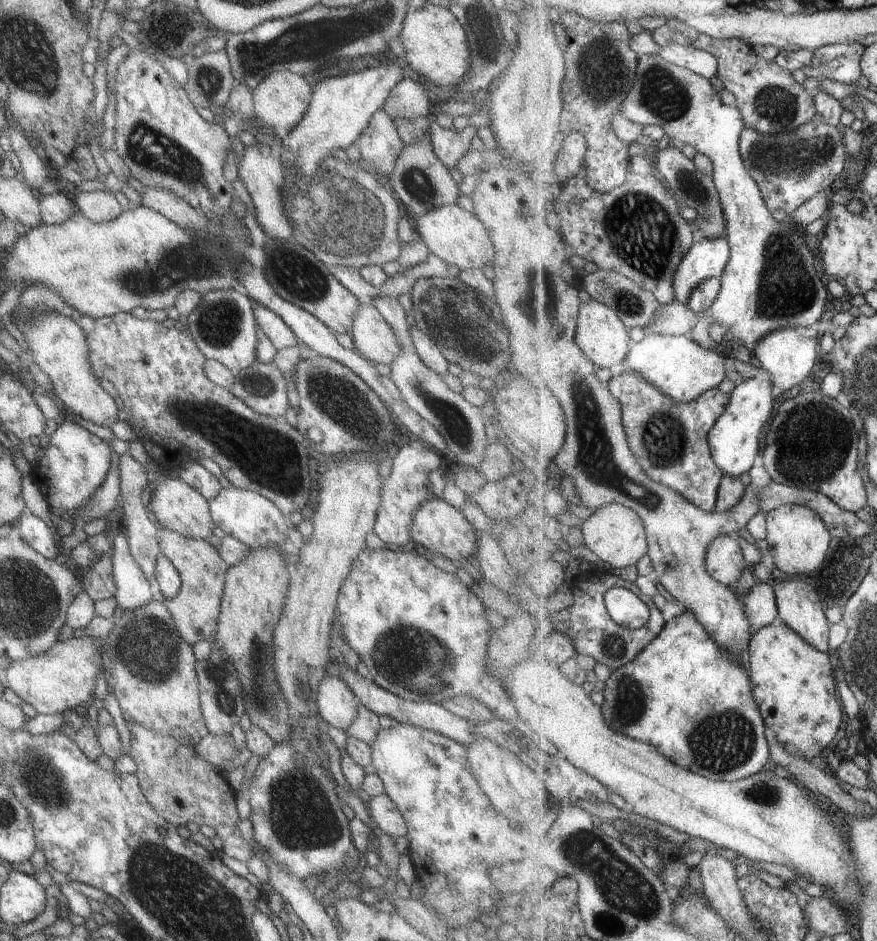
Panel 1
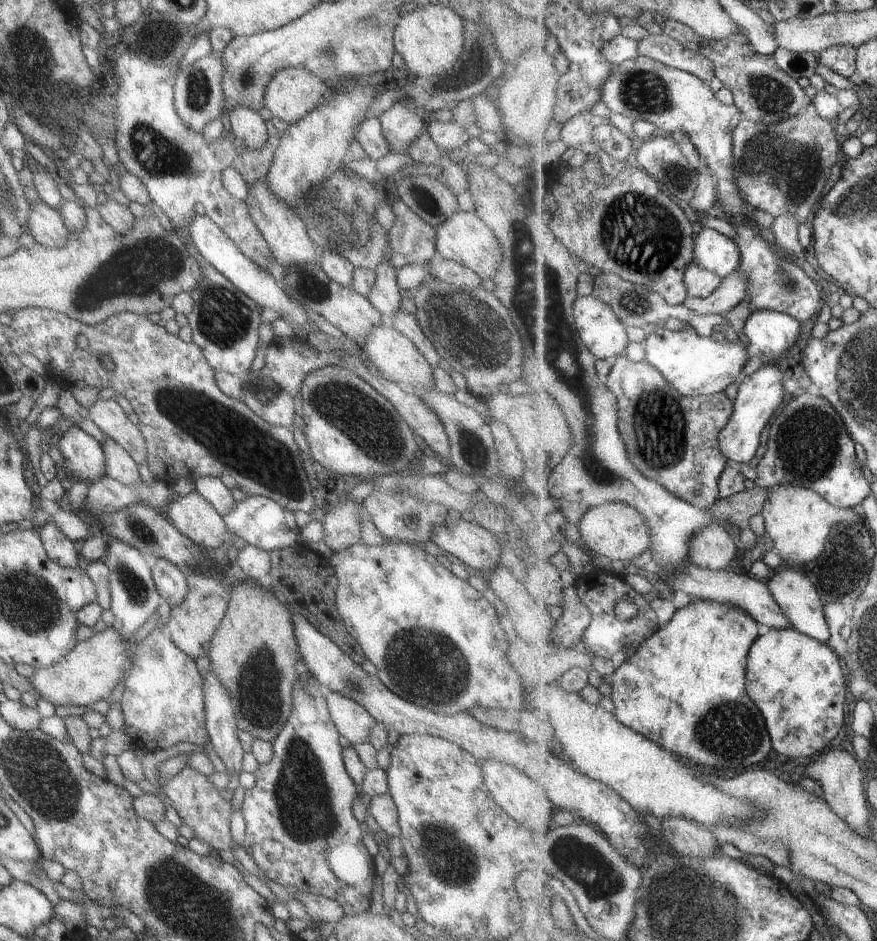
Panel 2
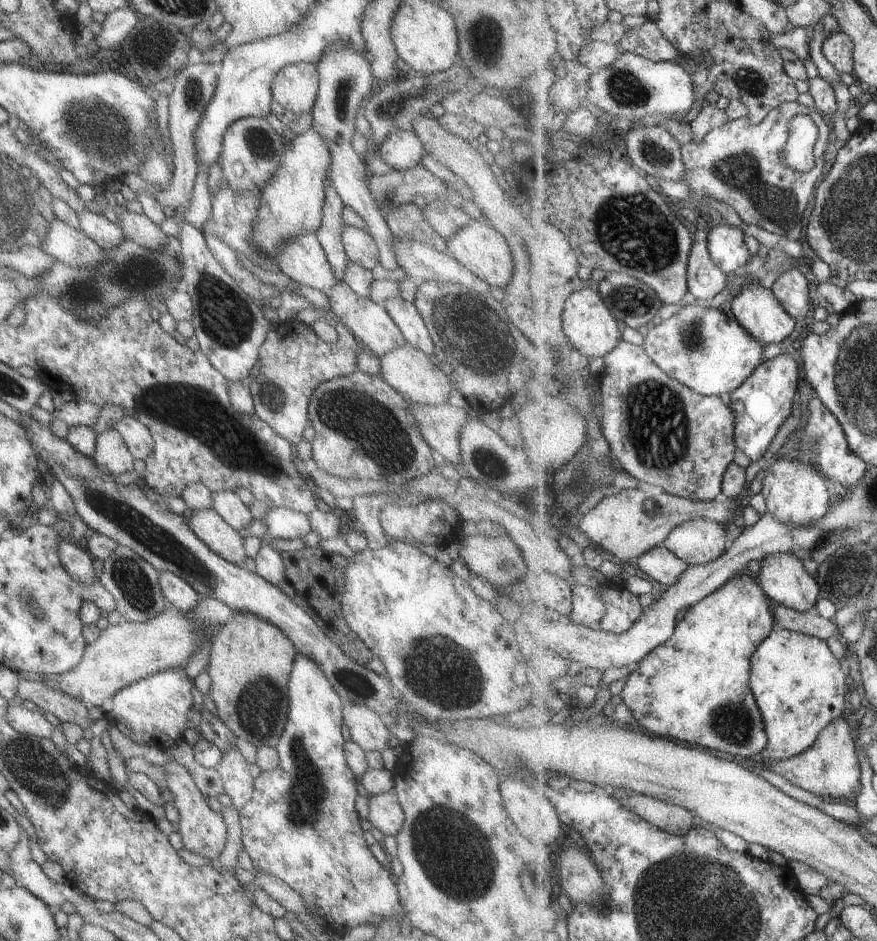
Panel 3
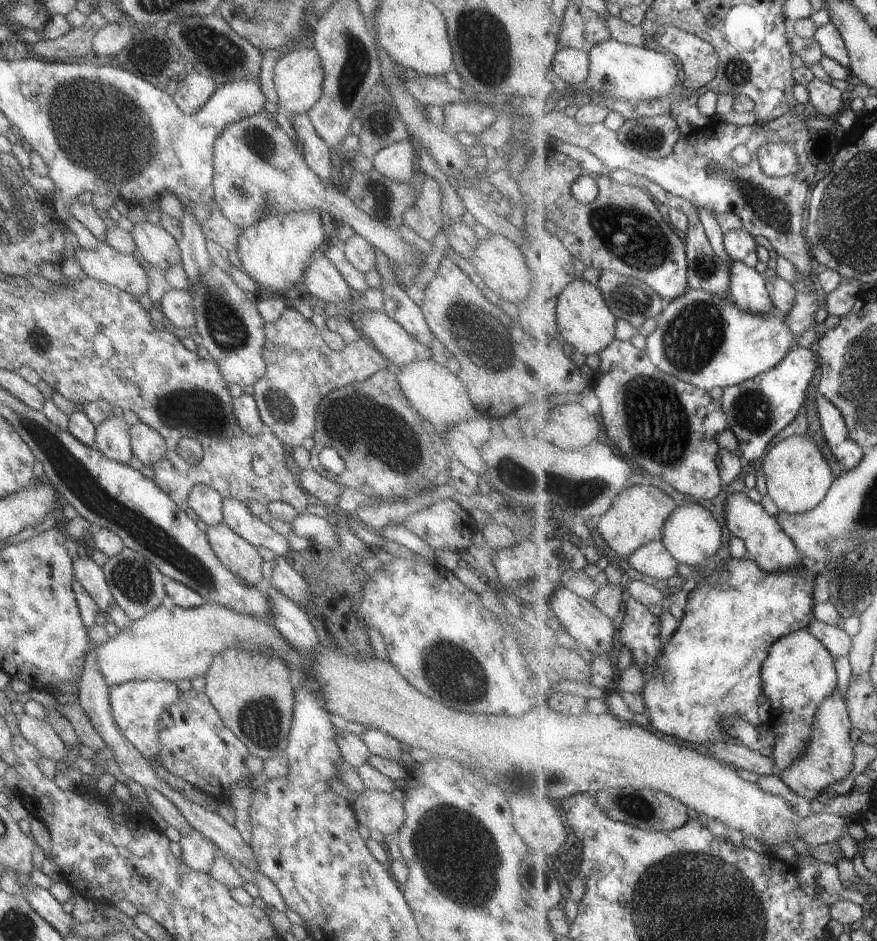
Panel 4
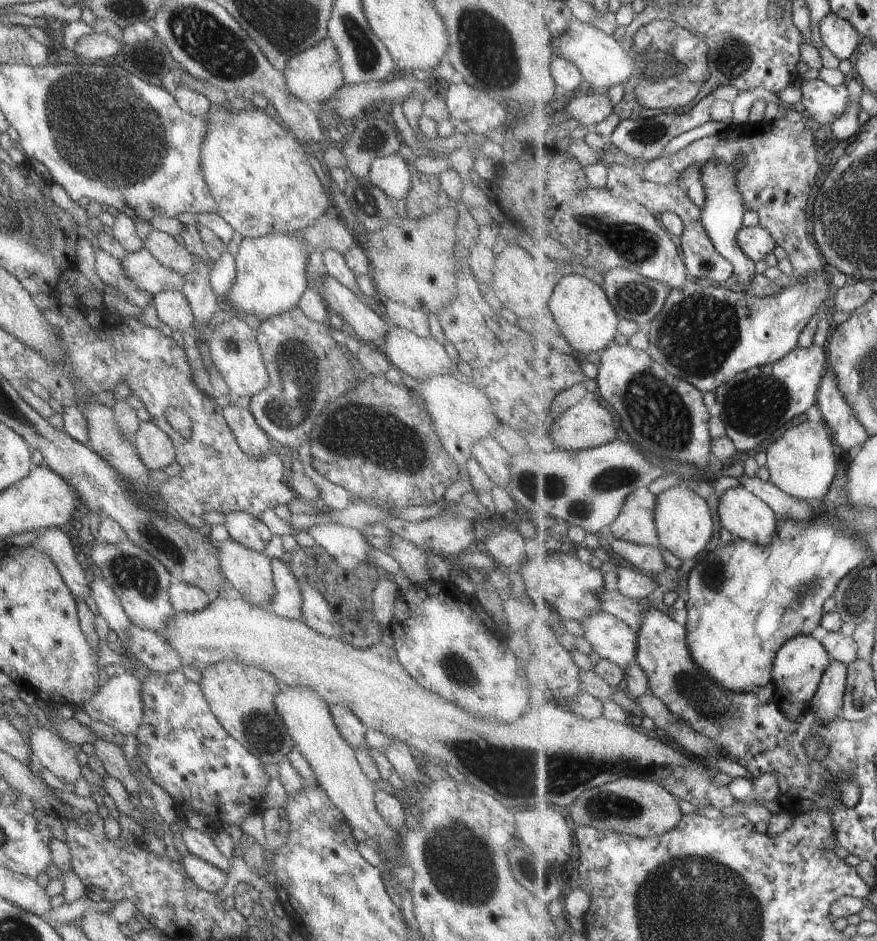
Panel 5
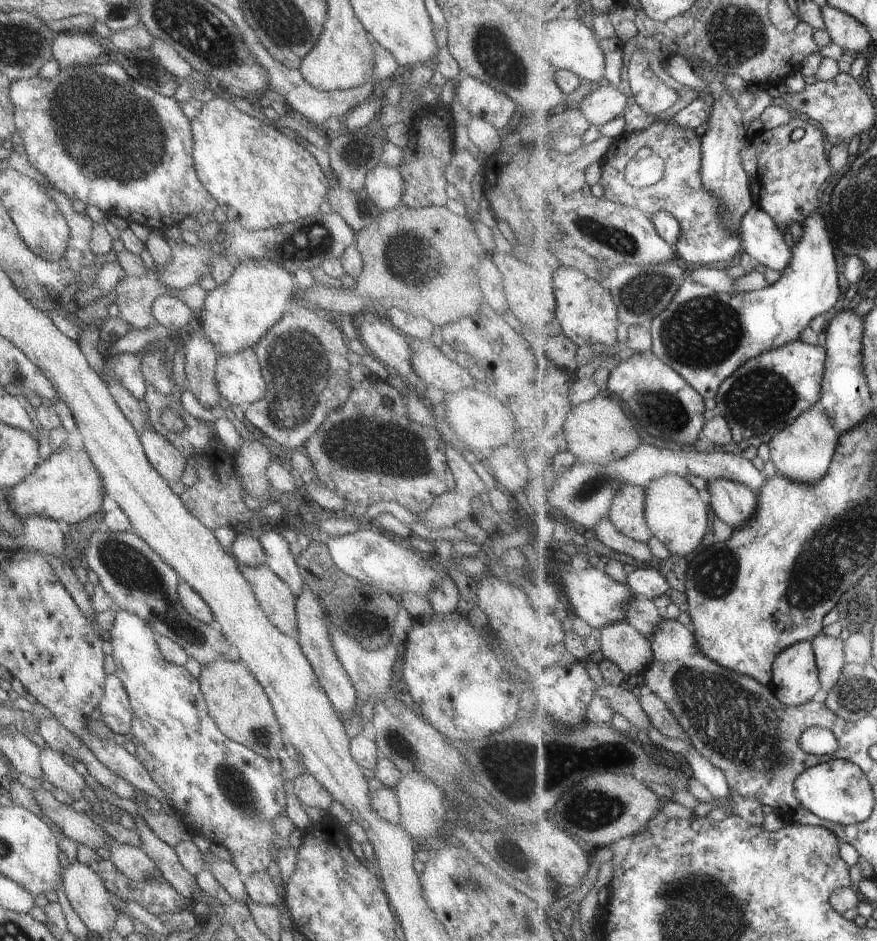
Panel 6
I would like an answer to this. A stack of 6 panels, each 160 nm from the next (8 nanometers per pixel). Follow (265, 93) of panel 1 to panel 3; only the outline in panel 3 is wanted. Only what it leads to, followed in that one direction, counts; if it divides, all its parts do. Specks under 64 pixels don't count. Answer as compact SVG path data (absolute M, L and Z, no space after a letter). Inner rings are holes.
M295 61L282 66L270 84L273 103L301 115L309 113L318 89L316 64Z

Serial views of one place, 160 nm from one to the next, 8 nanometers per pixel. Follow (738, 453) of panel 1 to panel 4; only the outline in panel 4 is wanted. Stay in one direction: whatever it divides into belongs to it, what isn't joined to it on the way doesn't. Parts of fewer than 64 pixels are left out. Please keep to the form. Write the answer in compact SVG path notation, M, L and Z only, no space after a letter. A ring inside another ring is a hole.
M795 346L775 368L723 390L719 400L737 438L739 454L744 459L751 462L761 455L764 456L767 448L770 448L771 440L797 418L807 402L809 386L819 367L816 351Z

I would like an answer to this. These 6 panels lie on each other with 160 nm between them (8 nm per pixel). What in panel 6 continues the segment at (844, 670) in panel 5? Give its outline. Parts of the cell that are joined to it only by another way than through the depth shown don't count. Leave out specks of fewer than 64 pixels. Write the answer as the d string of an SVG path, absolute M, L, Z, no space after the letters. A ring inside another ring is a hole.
M821 633L813 640L814 656L820 669L820 679L823 684L823 694L828 692L841 679L841 673L847 664L844 640Z

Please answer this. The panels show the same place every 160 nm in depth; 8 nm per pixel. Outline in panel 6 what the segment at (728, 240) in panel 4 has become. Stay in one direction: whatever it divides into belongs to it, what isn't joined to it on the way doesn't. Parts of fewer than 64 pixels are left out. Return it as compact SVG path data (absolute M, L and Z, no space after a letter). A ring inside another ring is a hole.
M757 202L742 218L740 230L741 251L779 274L792 262L792 248L787 246L785 236L775 219L763 210Z

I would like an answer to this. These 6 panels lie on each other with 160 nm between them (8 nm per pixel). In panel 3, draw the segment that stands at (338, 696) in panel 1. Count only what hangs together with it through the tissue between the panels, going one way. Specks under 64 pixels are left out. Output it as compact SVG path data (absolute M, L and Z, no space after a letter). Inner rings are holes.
M343 702L342 723L347 726L350 740L364 751L382 751L389 748L390 732L387 721L366 706Z

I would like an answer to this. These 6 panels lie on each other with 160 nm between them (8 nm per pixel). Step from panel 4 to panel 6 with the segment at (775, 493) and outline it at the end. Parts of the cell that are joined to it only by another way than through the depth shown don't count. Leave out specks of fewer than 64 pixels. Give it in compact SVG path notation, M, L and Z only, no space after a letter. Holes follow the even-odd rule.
M813 406L800 414L792 423L782 427L769 442L770 456L778 474L804 485L821 482L829 472L841 434L837 432L828 414Z

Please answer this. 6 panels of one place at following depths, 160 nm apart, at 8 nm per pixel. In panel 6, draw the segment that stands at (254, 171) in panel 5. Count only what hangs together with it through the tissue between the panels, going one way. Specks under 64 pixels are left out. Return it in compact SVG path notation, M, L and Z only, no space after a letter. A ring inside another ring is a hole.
M218 90L214 97L208 102L204 102L199 109L199 112L190 120L191 131L191 158L192 165L201 186L213 197L216 205L223 211L226 220L238 222L244 229L259 230L266 228L273 228L277 225L300 219L302 216L311 214L318 210L319 205L324 202L327 187L330 185L330 178L324 174L322 168L317 164L314 156L306 151L301 145L298 145L293 139L287 138L283 135L282 131L277 130L271 125L263 124L258 119L248 116L247 114L239 111L226 95Z

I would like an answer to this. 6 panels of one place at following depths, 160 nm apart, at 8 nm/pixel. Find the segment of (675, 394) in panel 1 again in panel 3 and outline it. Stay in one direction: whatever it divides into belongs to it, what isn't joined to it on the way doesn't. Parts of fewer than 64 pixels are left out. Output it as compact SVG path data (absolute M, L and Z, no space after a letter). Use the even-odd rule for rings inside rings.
M690 303L676 306L670 317L649 328L644 337L644 347L648 355L673 378L681 380L685 386L705 395L723 396L736 391L763 364L763 352L767 345L753 336L735 317L727 316L727 309L710 309L702 304Z

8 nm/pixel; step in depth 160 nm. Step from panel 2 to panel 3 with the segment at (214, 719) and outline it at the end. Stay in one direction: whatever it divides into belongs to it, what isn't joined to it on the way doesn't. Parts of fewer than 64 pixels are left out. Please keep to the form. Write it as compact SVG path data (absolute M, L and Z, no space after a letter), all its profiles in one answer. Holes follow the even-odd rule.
M236 747L222 753L214 766L222 780L223 793L229 797L230 807L237 812L251 798L252 778L247 768L248 764Z

